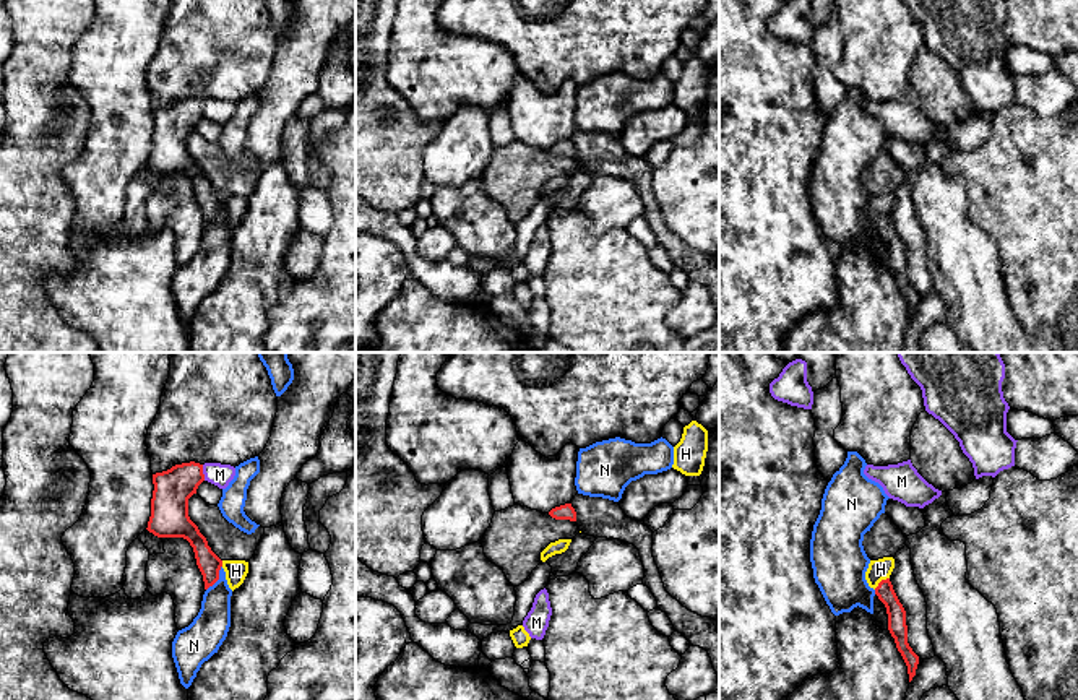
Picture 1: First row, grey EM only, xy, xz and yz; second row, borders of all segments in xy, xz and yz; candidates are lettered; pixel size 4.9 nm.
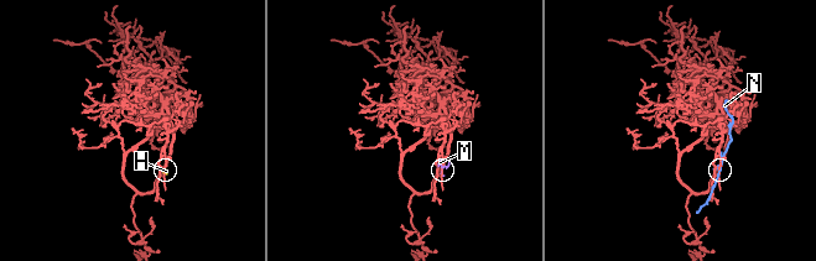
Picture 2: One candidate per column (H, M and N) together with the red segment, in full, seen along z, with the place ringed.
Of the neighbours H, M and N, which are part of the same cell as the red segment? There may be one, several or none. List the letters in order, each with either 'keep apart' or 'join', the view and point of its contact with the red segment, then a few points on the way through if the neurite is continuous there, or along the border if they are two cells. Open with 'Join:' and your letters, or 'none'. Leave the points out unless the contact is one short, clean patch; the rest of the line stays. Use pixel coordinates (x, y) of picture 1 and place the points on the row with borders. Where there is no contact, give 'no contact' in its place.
Join: none
H: keep apart; meets red in yz at (880, 582); border along yz (888, 577), (874, 588)
M: keep apart; meets red in xy at (202, 473)
N: keep apart; meets red in xy at (218, 579)

